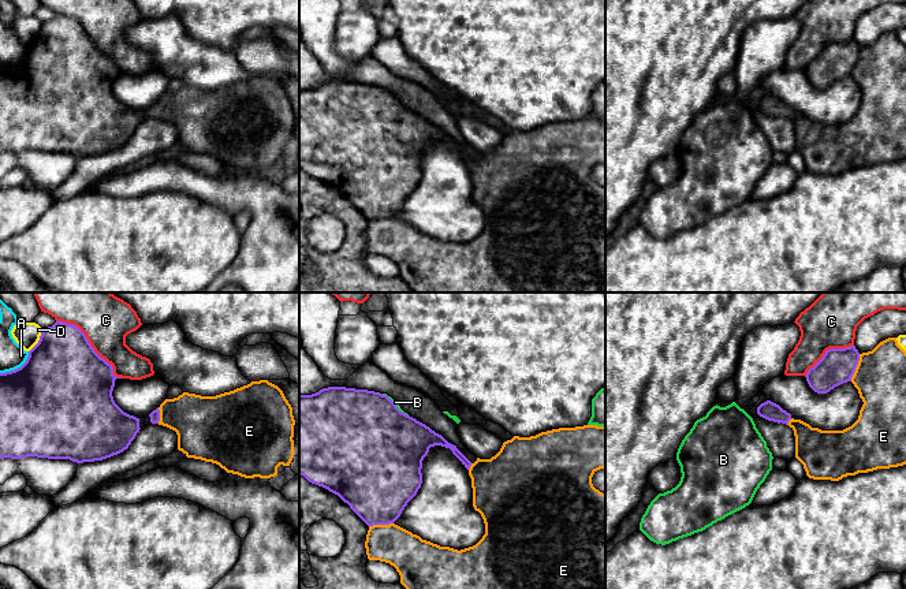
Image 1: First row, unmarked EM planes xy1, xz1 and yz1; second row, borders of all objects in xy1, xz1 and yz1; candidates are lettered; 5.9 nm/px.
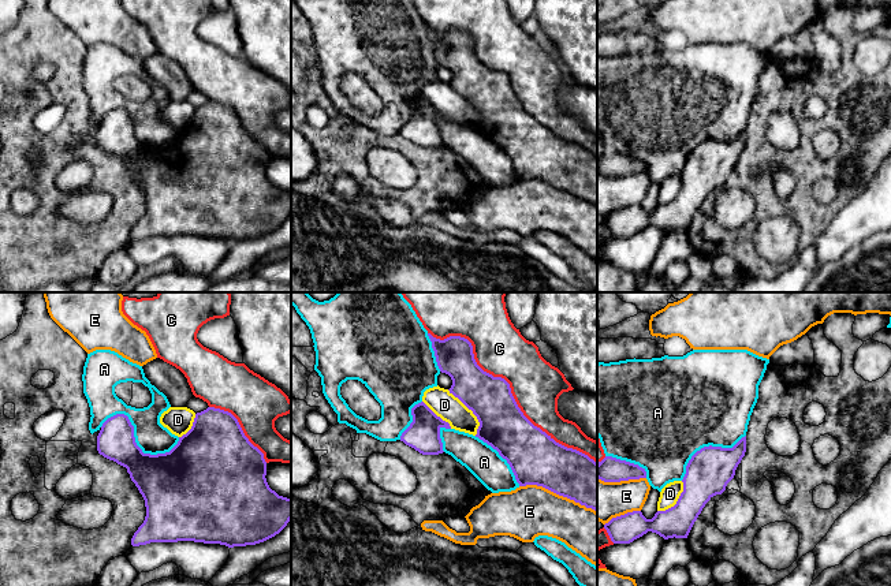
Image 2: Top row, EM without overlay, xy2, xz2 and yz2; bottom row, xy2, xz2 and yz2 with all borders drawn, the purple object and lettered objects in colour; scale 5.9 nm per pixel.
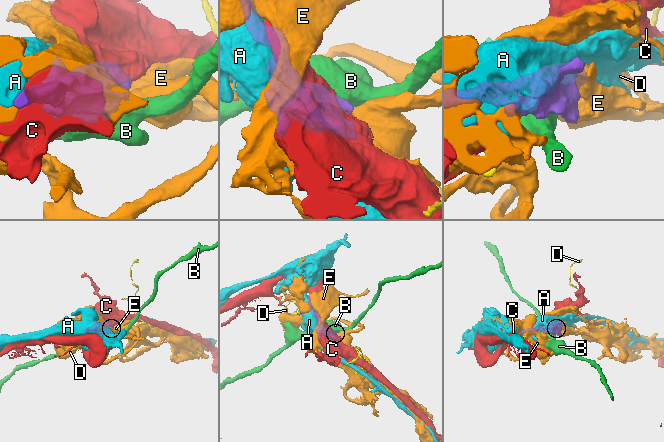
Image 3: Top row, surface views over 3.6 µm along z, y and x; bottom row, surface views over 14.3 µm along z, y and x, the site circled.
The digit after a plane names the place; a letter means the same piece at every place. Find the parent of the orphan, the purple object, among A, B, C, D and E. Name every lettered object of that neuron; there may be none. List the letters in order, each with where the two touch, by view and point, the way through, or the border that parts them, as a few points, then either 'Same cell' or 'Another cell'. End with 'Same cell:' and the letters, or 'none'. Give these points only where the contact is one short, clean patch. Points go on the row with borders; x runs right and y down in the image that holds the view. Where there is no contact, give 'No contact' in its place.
A: Touches purple at xy2 (134, 439). Another cell
B: Touches purple at xz1 (395, 405). Another cell
C: Touches purple at xz2 (510, 388). Another cell
D: Touches purple at xz2 (472, 410). Another cell
E: Touches purple at xz2 (558, 493). Same cell
Same cell: E

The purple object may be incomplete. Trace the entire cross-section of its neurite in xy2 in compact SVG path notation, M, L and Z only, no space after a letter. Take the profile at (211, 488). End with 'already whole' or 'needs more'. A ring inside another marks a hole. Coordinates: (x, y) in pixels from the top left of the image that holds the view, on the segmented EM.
M208 407L197 413L191 429L165 454L143 454L137 445L134 426L124 414L108 418L97 436L97 451L127 469L145 500L146 516L131 538L133 546L150 542L194 541L228 548L264 542L279 534L291 520L291 499L279 496L266 482L264 454L245 436L238 419L228 411Z | already whole

